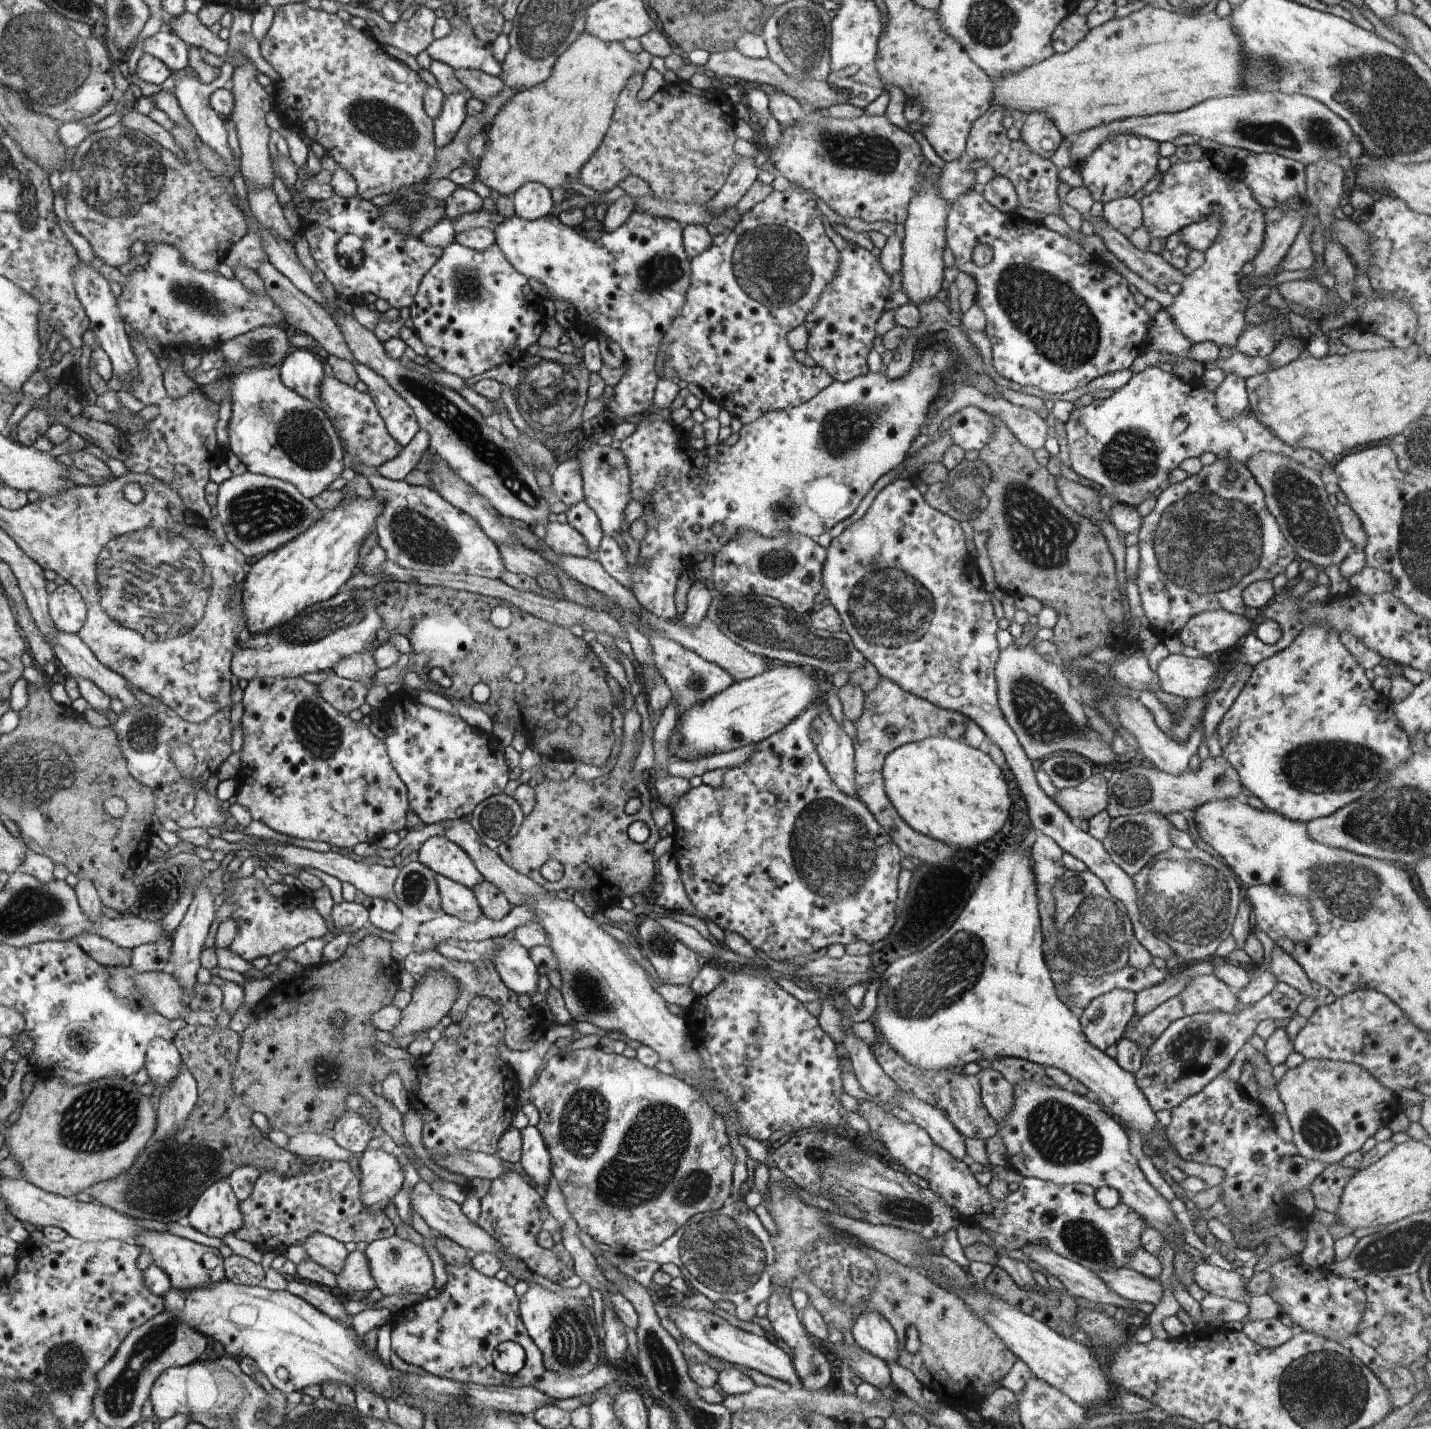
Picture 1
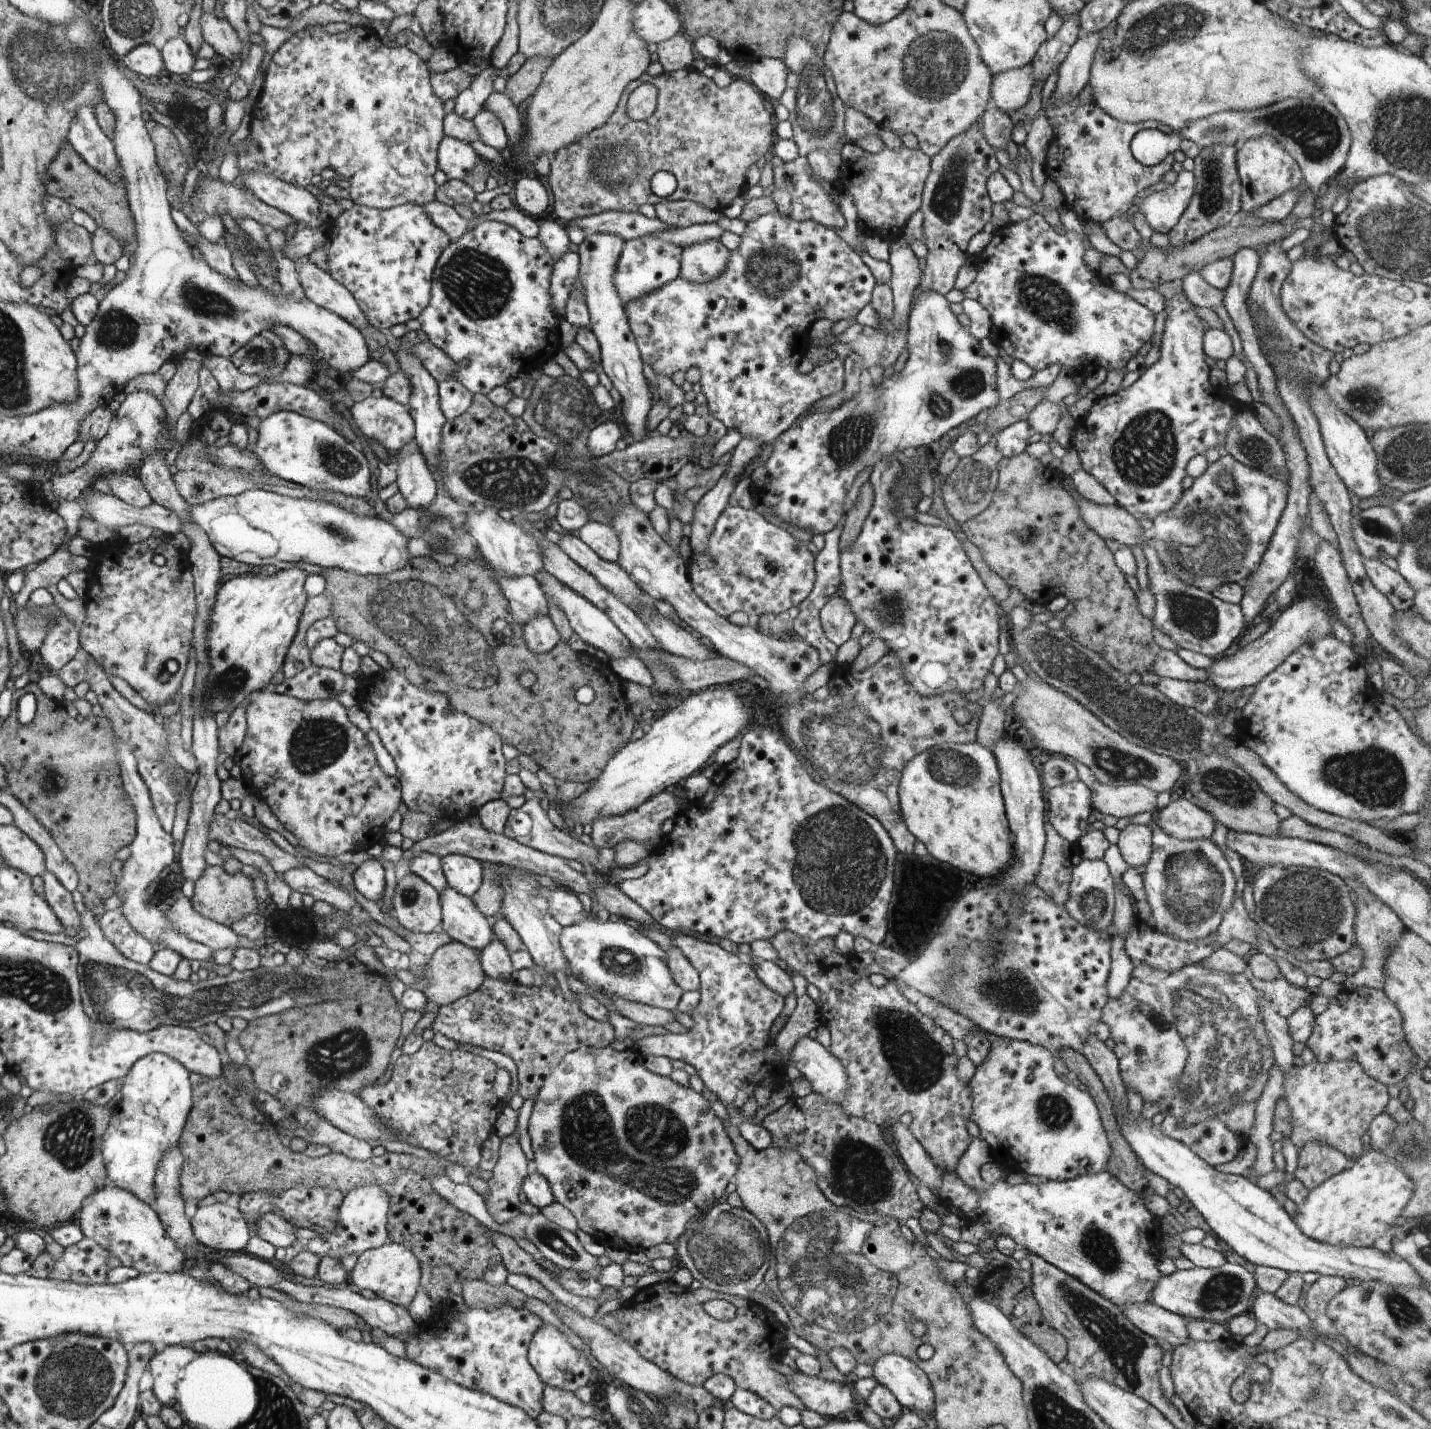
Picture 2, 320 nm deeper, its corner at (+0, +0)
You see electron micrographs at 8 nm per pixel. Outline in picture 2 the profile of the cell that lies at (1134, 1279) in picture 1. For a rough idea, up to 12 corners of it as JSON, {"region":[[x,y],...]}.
{"region":[[1238,1264],[1161,1276],[1164,1310],[1226,1324],[1262,1290]]}

